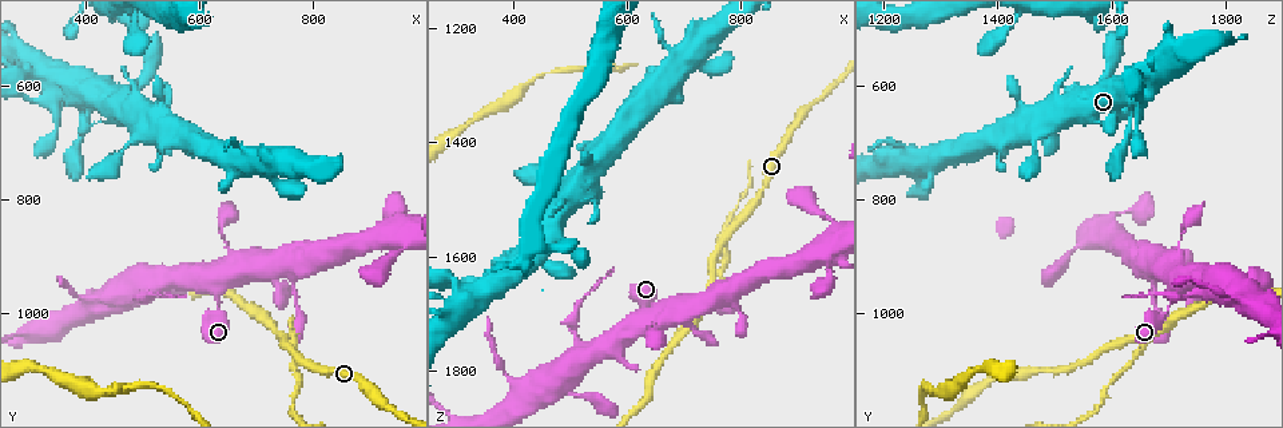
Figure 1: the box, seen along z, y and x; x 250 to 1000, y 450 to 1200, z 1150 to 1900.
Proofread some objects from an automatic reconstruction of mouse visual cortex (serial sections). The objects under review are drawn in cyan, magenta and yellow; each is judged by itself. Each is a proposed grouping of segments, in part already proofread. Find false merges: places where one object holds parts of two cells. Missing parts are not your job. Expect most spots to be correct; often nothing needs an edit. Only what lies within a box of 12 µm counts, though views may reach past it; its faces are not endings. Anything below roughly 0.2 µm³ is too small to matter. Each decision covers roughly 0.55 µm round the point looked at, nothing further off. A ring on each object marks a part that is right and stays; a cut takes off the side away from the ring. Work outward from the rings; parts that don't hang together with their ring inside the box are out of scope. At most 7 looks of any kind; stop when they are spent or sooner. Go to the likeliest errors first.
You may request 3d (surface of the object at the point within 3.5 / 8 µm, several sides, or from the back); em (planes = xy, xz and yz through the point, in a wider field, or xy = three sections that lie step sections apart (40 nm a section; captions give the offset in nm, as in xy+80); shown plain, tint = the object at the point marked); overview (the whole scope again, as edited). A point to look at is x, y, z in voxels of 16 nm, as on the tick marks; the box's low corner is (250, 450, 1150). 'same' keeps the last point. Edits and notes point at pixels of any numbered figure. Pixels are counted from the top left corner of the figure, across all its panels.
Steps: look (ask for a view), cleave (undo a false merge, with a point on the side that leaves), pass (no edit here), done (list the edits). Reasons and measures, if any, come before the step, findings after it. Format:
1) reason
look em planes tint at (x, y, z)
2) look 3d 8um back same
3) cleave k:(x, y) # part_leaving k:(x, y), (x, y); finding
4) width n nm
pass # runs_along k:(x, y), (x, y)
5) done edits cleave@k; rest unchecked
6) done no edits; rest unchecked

thin neck
look 3d 3.5um at (305, 580, 1665)

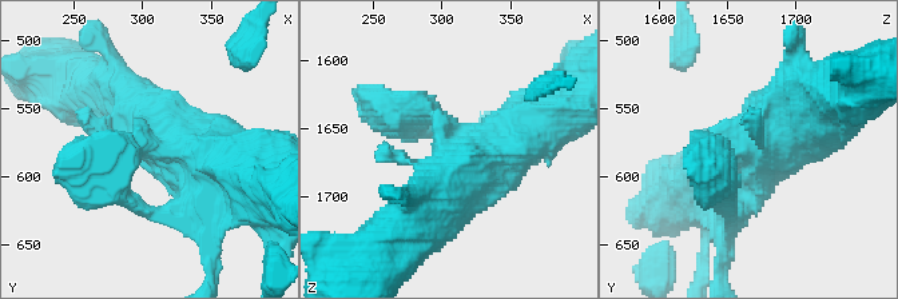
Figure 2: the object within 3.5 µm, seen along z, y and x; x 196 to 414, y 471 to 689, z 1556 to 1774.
look em xy step 2 tint at (306, 578, 1660)

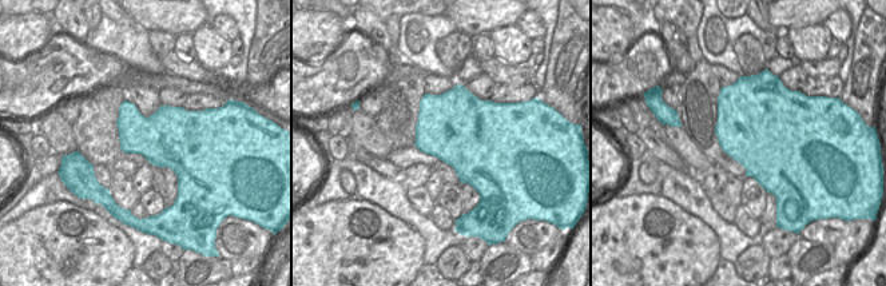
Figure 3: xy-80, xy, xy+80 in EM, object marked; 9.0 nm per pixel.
look em planes tint same

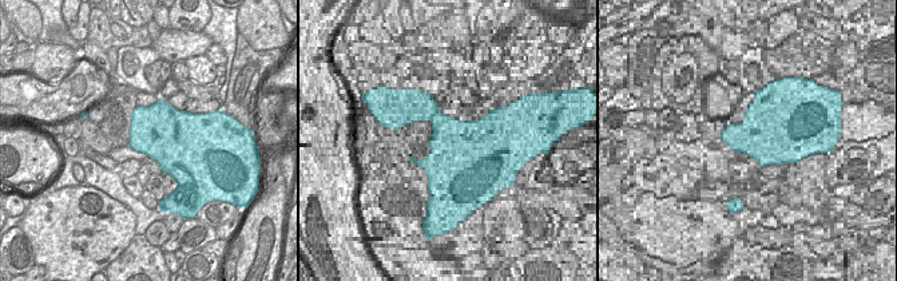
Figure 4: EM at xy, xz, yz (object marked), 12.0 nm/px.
pass # runs_along 2:(548, 116), (453, 184), (425, 223); one cell here

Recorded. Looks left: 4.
sudden change in width
look 3d 3.5um at (630, 950, 1715)

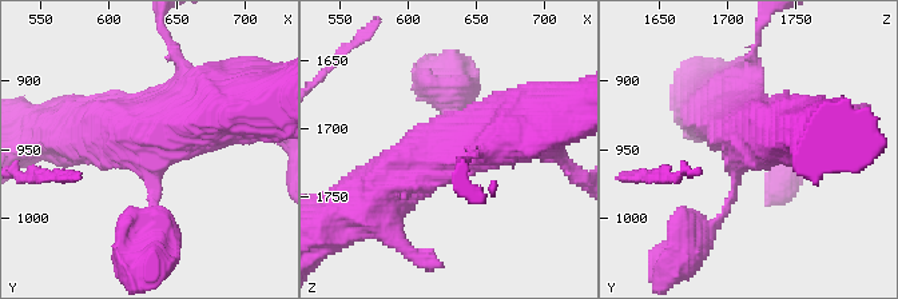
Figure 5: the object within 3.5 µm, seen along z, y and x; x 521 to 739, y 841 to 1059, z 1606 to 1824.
shape alone is not enough
look em planes tint at (634, 950, 1710)

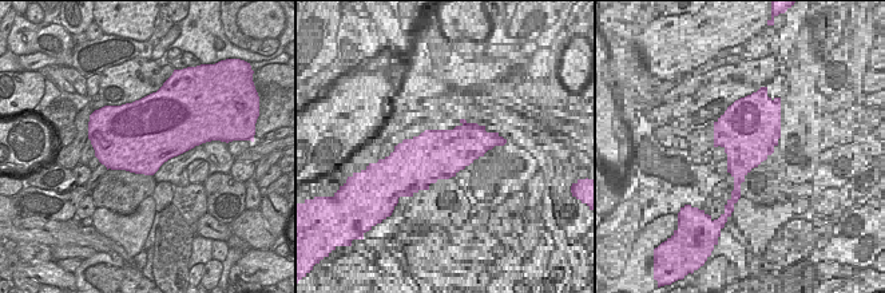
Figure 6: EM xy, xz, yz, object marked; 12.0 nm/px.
look em xy step 3 tint same

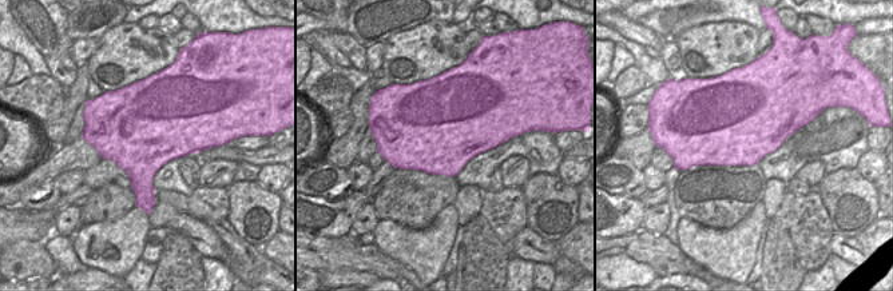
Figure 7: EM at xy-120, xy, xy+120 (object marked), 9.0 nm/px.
pass # runs_along 5:(153, 230), (153, 148), (226, 107); continuous, no second cell

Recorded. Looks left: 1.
done no edits; rest unchecked

